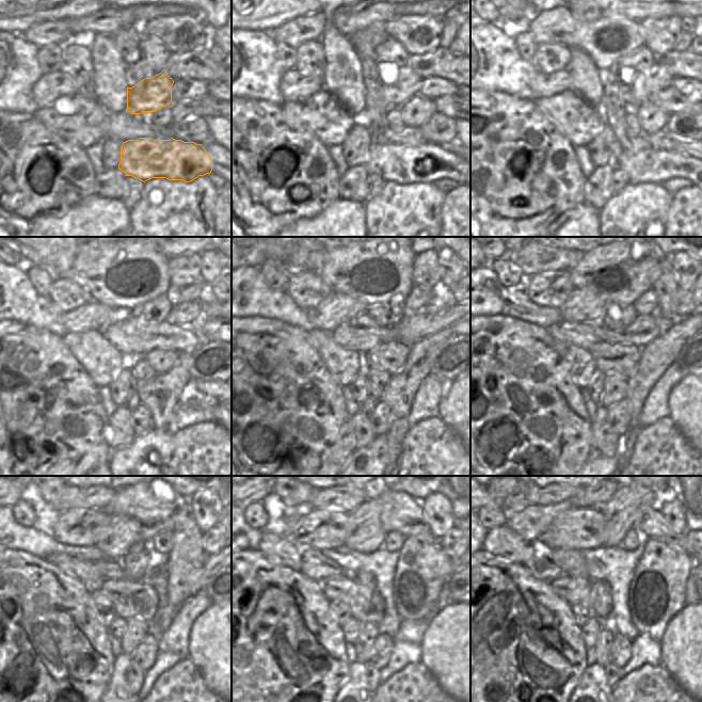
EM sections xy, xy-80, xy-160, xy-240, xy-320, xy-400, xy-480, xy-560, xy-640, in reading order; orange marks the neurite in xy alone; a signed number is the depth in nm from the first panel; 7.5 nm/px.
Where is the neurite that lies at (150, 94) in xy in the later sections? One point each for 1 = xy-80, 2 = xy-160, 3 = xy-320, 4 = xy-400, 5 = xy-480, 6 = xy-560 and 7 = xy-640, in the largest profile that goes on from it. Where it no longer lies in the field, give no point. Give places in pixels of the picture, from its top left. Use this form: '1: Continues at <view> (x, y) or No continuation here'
1: Continues at xy-80 (409, 83)
2: Continues at xy-160 (657, 77)
3: Continues at xy-320 (439, 301)
4: Continues at xy-400 (685, 303)
5: Continues at xy-480 (209, 540)
6: Continues at xy-560 (448, 542)
7: Continues at xy-640 (687, 533).

